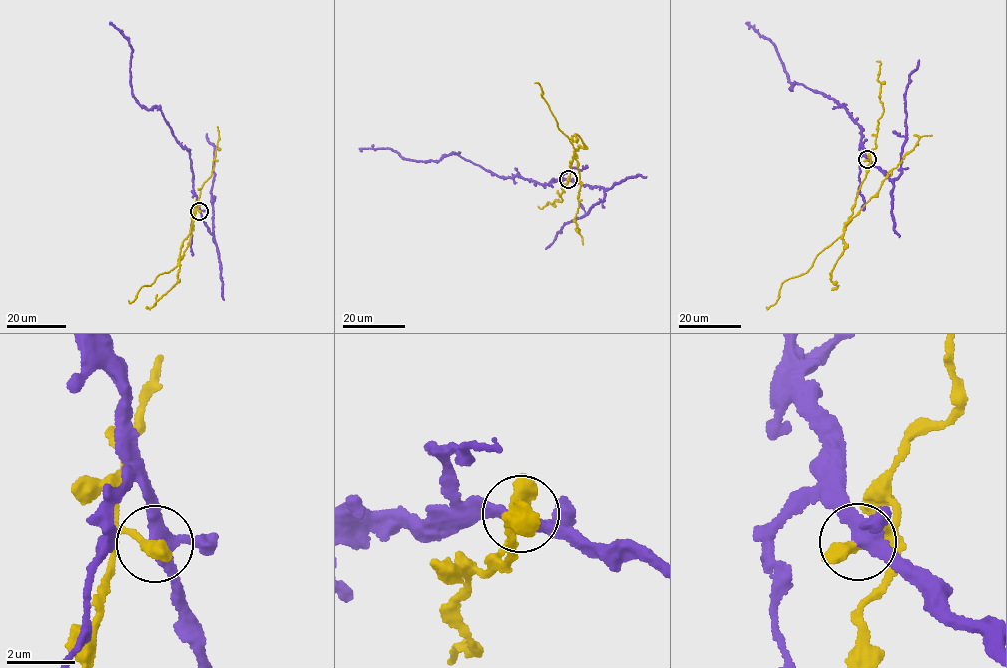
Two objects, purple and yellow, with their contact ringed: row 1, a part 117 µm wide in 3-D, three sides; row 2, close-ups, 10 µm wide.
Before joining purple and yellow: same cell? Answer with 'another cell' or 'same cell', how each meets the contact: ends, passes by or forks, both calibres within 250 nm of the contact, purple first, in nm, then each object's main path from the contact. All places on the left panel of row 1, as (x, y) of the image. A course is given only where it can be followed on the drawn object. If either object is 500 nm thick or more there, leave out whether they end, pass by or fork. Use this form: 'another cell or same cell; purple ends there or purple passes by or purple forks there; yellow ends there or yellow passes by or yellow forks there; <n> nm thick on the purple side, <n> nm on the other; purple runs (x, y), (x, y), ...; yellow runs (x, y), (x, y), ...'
another cell; purple forks there; yellow ends there; 320 nm thick on the purple side, 480 nm on the other; purple runs (199, 211), (189, 151), (175, 139), (160, 110), (143, 107), (133, 96), (132, 52), (128, 41), (109, 22); yellow runs (199, 211), (182, 243), (177, 265), (161, 273), (150, 286), (143, 286), (131, 302), (128, 300)

